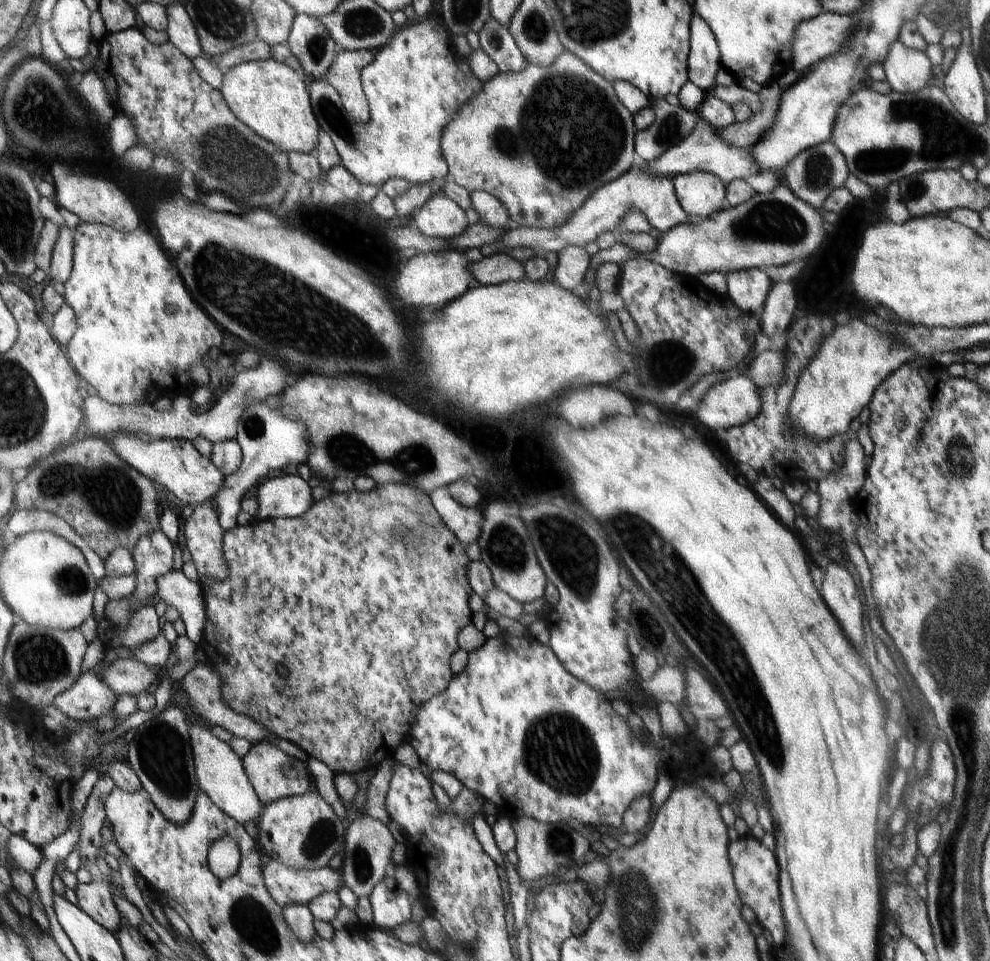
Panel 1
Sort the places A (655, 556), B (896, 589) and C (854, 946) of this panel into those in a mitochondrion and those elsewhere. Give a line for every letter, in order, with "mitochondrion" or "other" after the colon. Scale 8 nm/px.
A: mitochondrion
B: other
C: other

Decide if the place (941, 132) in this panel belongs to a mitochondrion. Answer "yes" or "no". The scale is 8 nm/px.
yes

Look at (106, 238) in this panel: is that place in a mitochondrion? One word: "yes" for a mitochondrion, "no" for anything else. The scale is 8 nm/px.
no

